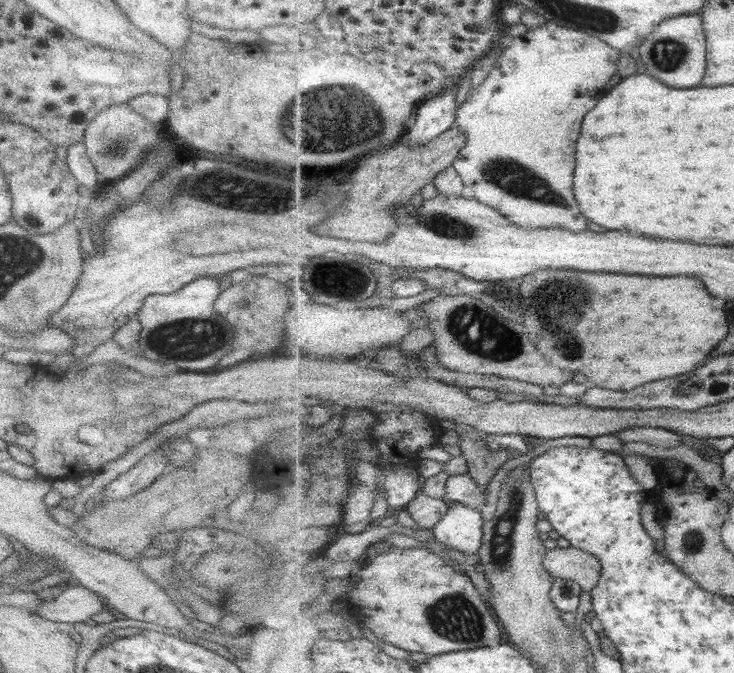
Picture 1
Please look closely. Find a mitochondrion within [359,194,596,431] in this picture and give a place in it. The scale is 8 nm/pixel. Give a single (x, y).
(476, 328)

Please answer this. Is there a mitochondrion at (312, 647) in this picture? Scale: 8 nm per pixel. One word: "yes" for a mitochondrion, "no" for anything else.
no

